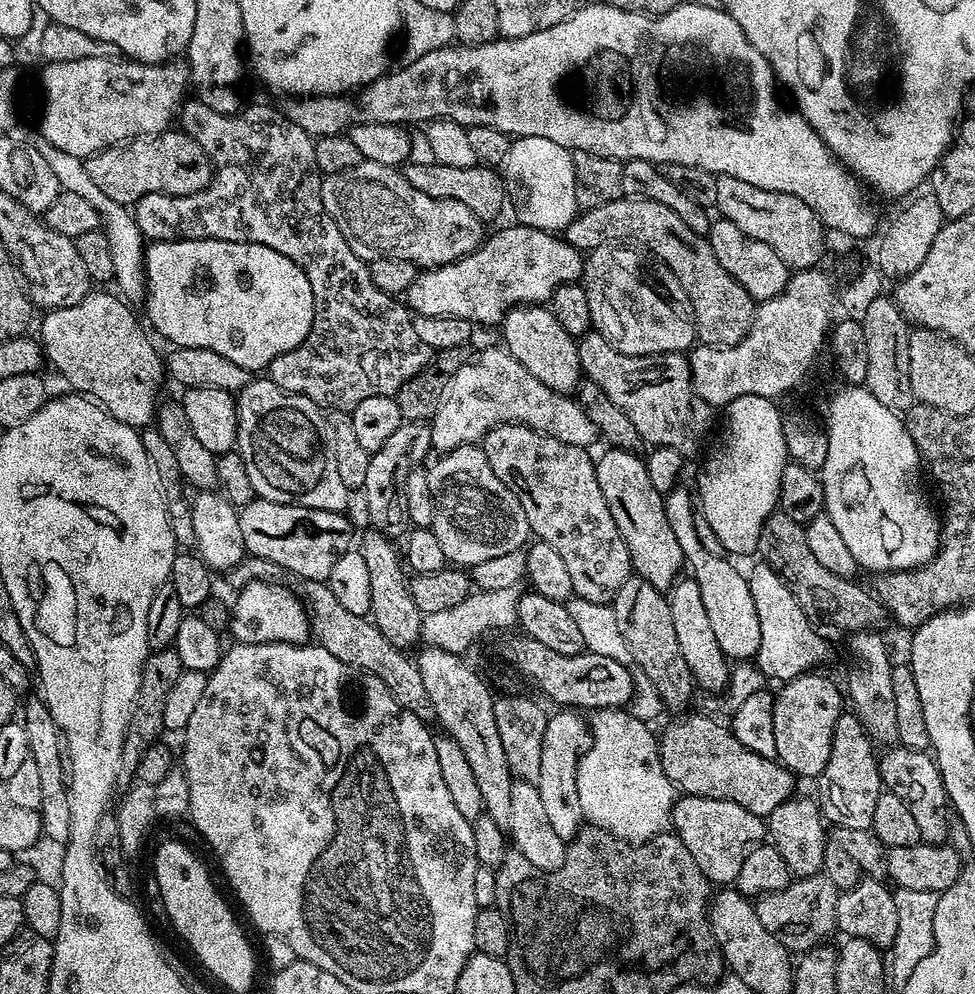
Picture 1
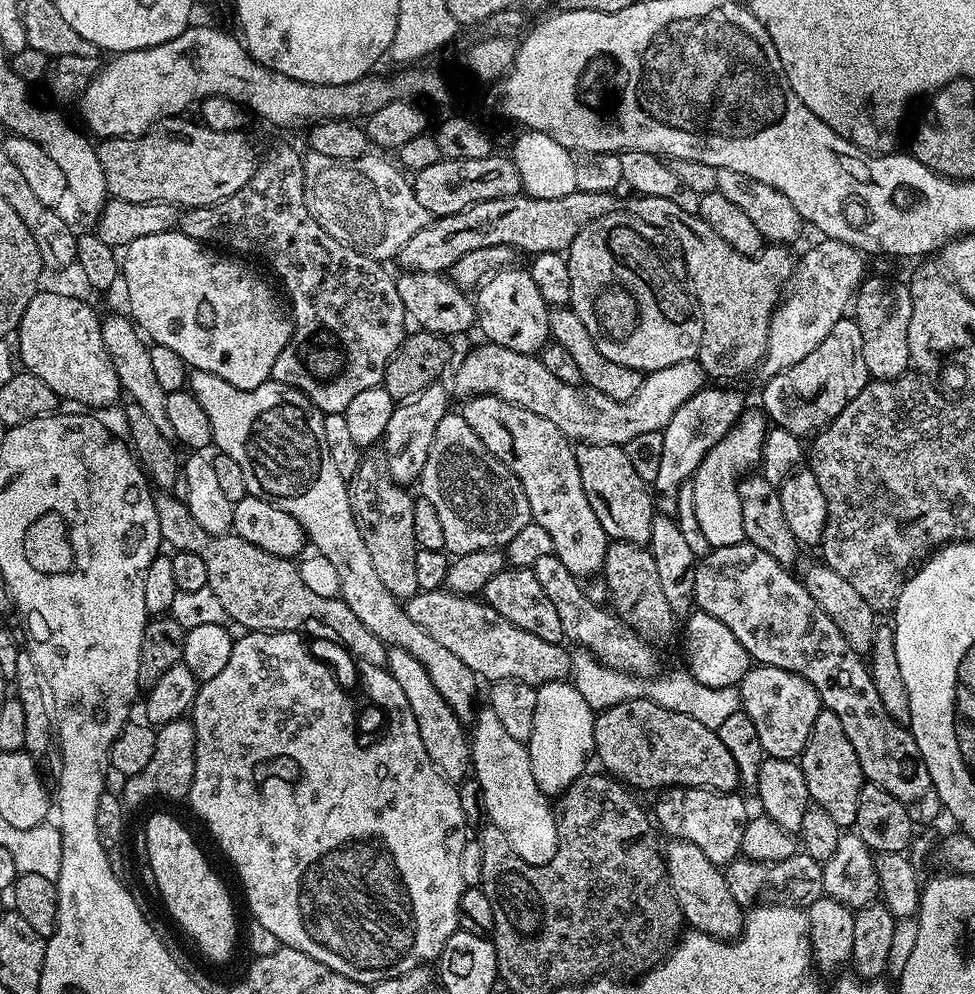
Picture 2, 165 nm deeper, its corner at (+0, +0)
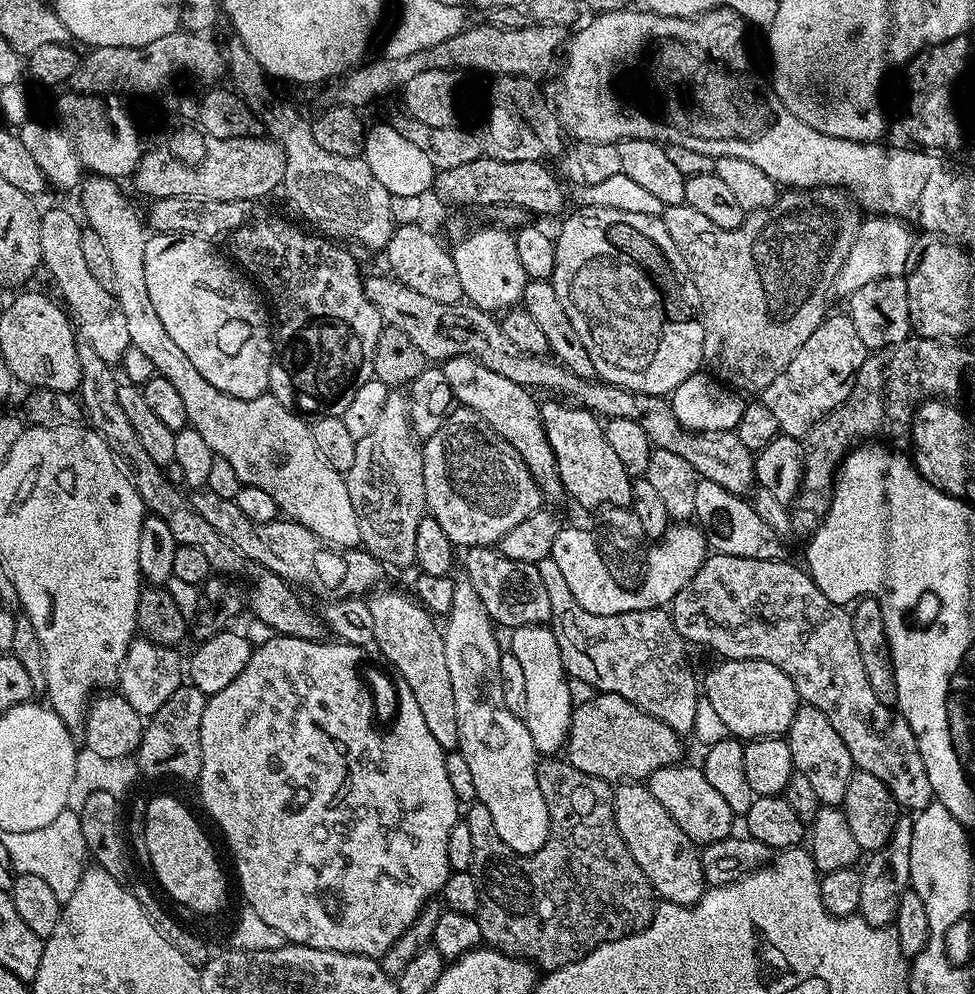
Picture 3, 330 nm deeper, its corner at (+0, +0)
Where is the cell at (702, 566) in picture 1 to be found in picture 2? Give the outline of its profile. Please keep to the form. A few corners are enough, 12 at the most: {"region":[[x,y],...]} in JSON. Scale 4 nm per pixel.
{"region":[[705,386],[663,431],[652,490],[675,515],[680,485],[746,410],[726,386]]}

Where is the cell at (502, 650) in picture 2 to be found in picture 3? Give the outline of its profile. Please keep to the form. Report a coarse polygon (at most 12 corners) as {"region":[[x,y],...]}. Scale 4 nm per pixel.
{"region":[[207,490],[192,508],[252,564],[316,596],[363,597],[385,565],[296,520],[259,524]]}

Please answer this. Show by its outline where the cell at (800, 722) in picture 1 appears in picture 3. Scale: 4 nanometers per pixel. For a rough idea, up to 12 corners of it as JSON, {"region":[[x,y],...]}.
{"region":[[721,659],[702,692],[744,742],[783,737],[802,703],[770,662]]}

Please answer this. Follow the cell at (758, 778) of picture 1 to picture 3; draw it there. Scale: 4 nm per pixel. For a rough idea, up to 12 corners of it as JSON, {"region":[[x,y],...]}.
{"region":[[618,694],[575,705],[566,758],[644,782],[681,763],[681,733]]}

